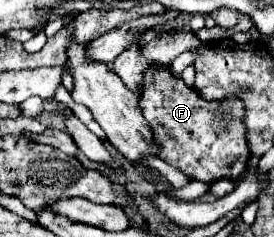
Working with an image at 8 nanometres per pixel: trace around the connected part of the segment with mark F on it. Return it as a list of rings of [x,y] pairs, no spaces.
[[[151,67],[145,73],[141,109],[143,117],[157,133],[157,141],[161,141],[161,159],[181,169],[187,177],[213,183],[219,177],[237,177],[247,169],[251,153],[241,121],[241,101],[205,101],[195,89],[187,87],[183,79],[175,79],[169,67]]]

